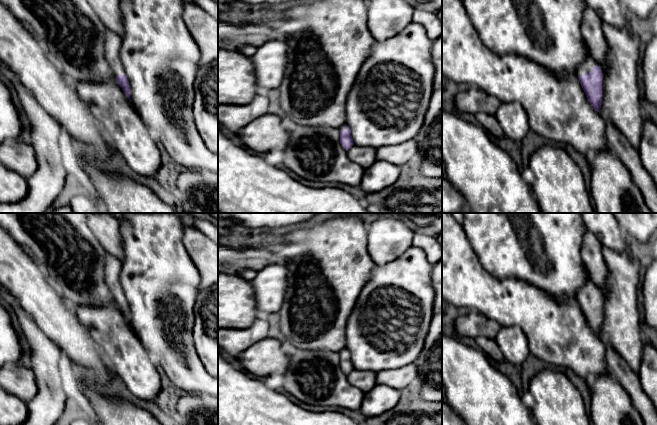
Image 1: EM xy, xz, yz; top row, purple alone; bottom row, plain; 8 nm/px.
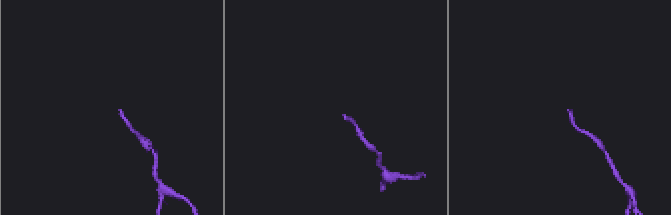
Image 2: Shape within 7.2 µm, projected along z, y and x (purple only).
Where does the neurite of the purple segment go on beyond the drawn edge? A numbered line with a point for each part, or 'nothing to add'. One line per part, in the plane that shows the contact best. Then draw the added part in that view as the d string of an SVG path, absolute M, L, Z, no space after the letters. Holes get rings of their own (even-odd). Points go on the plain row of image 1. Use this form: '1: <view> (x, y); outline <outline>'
1: yz (594, 264); outline M586 230L582 242L582 263L585 272L589 275L588 281L577 291L577 299L589 297L595 289L606 296L606 279L608 266L601 249L601 243L594 234Z

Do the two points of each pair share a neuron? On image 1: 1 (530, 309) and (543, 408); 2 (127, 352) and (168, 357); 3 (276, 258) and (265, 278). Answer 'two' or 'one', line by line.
1: two
2: two
3: two

